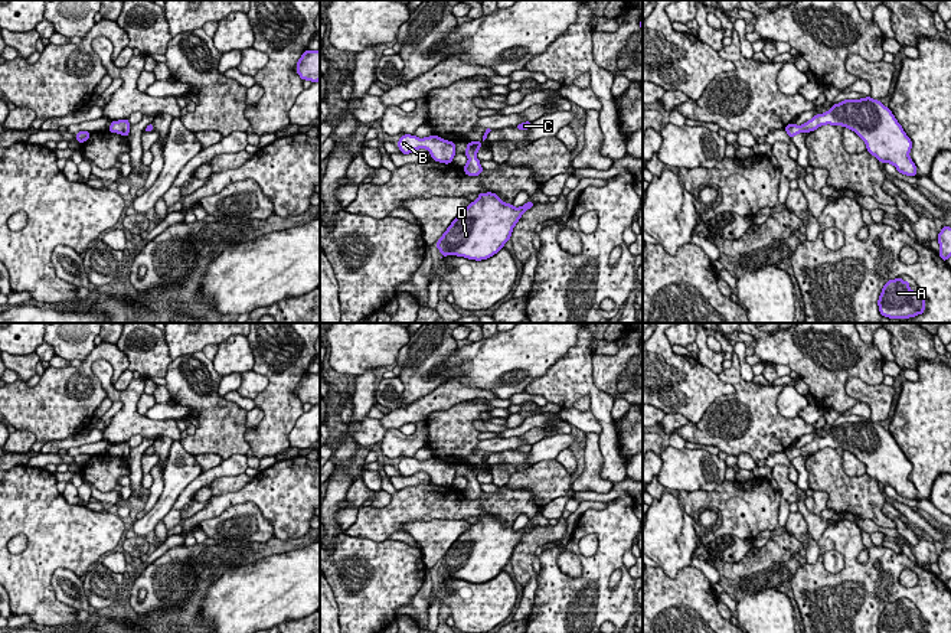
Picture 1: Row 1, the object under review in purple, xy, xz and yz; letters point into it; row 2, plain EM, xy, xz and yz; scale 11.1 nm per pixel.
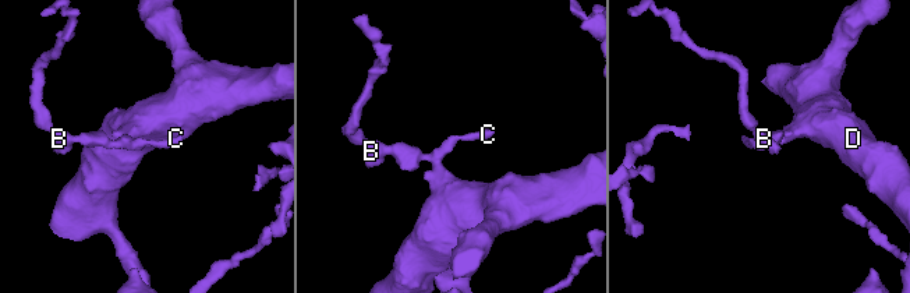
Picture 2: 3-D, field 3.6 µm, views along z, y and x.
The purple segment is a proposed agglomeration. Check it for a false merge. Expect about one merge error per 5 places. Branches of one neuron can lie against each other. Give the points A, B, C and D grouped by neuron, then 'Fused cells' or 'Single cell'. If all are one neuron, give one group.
Groups: A B C D. Single cell

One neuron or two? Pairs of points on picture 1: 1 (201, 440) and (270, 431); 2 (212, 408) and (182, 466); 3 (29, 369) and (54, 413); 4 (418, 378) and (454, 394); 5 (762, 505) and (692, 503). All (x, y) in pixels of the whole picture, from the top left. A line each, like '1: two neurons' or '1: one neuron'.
1: two neurons
2: two neurons
3: two neurons
4: two neurons
5: one neuron

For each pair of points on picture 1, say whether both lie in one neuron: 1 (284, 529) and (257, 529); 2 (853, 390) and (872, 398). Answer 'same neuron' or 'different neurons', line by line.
1: different neurons
2: same neuron

